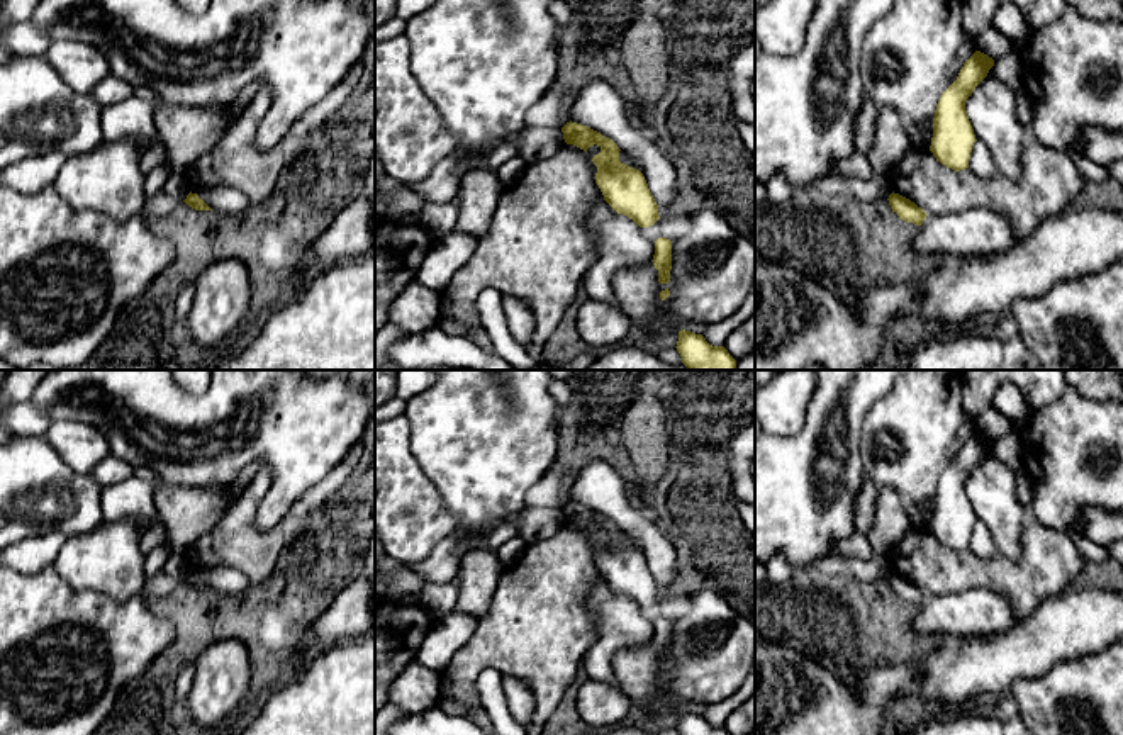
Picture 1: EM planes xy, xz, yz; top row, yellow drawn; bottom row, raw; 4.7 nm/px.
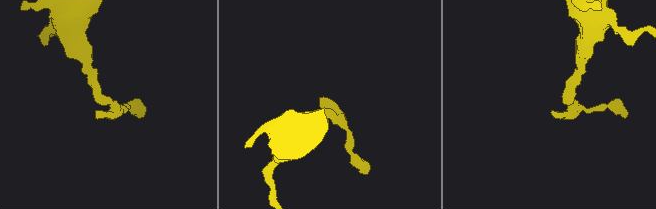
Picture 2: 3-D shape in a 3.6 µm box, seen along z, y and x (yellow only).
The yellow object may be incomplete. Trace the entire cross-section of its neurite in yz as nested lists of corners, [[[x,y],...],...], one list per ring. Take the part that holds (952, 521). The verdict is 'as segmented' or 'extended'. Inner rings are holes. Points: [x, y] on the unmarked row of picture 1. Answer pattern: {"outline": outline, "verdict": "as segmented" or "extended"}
{"outline": [[[975,431],[936,484],[930,531],[947,548],[955,552],[969,548],[972,526],[977,519],[965,491],[965,482],[992,446],[992,438]]], "verdict": "as segmented"}

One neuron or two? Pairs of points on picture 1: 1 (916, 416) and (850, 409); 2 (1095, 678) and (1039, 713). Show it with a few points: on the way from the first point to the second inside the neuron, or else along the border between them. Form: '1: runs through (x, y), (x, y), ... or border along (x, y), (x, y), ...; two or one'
1: border along (893, 387), (871, 406), (862, 426); two
2: runs through (1081, 691), (1076, 696), (1059, 696), (1052, 703); one

